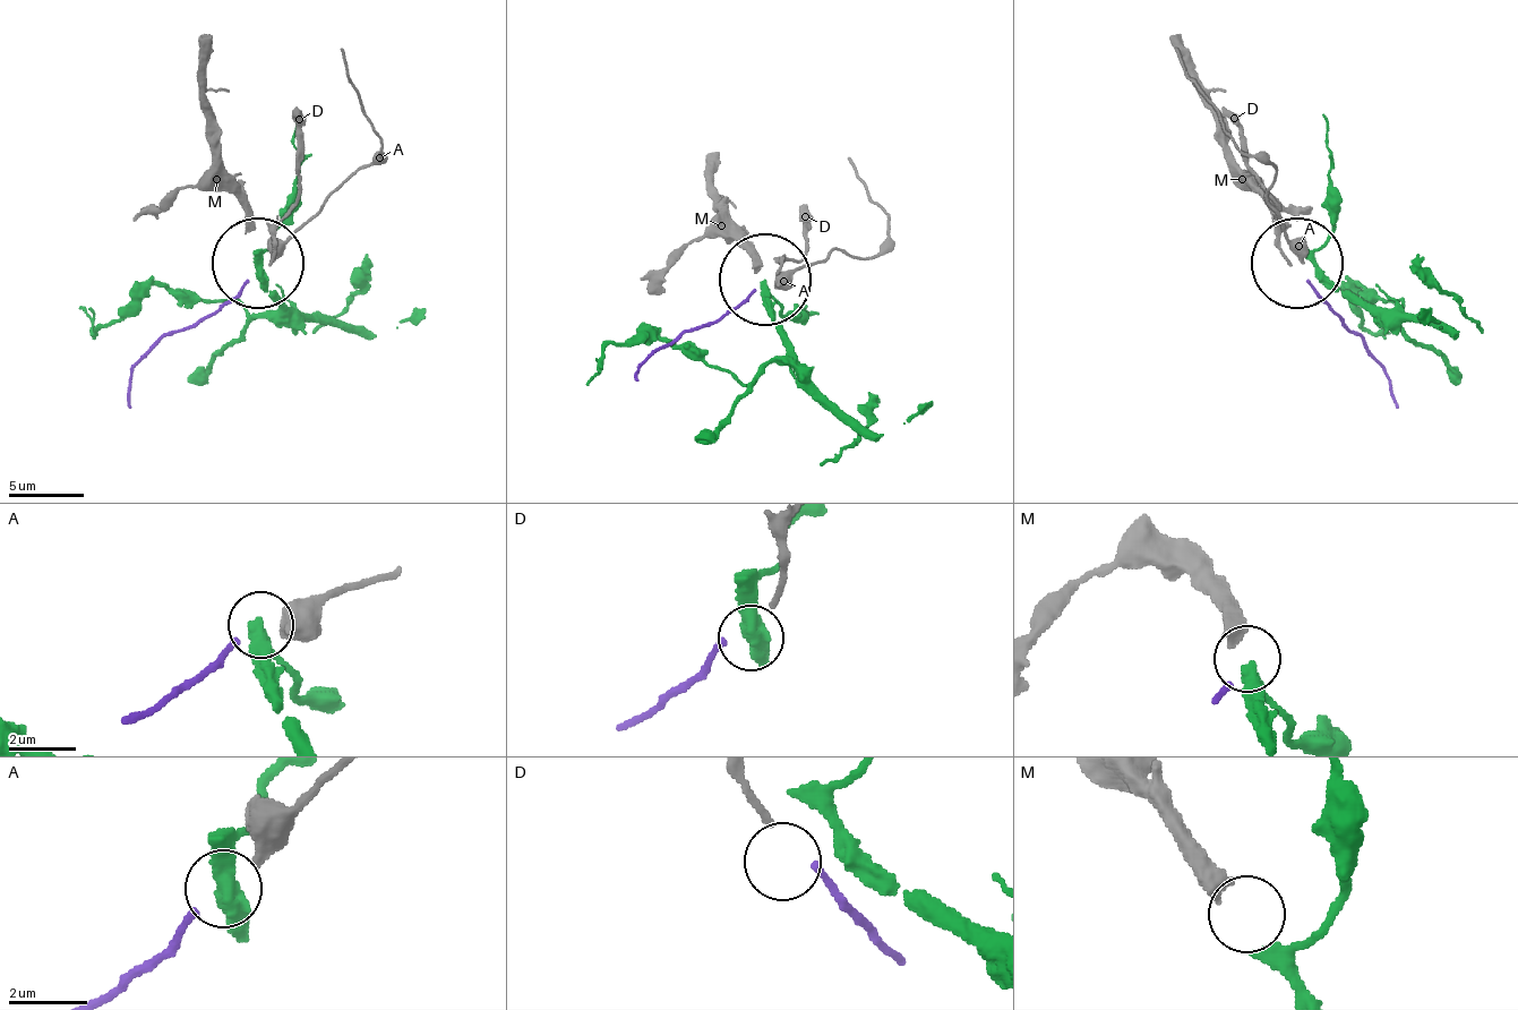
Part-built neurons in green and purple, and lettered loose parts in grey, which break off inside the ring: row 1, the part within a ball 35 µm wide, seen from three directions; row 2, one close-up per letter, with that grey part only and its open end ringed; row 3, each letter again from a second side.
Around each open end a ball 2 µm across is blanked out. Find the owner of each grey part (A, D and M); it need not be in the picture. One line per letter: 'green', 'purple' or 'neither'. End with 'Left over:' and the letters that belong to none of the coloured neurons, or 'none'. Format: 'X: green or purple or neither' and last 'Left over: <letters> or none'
A: purple
D: neither
M: green
Left over: D

